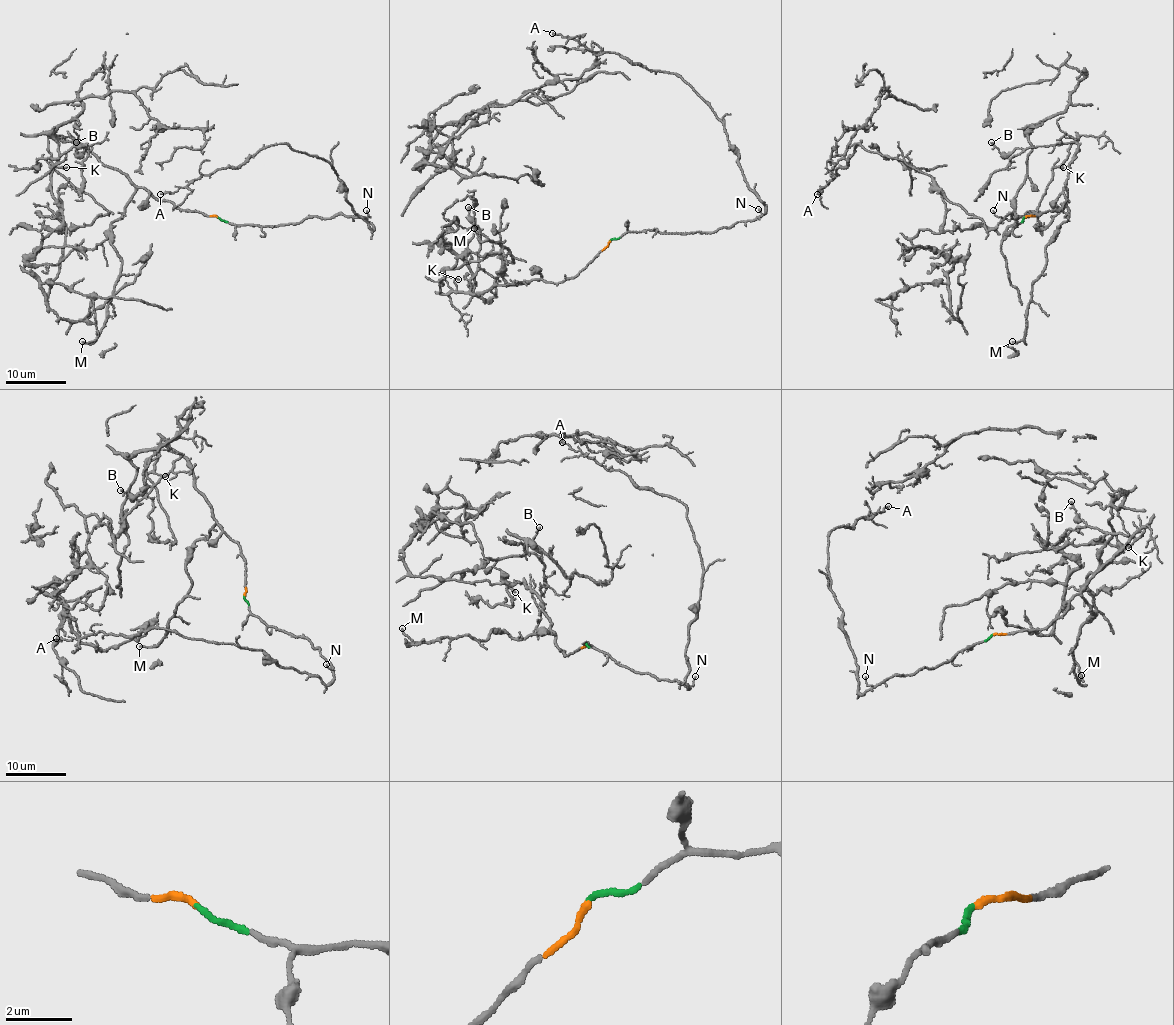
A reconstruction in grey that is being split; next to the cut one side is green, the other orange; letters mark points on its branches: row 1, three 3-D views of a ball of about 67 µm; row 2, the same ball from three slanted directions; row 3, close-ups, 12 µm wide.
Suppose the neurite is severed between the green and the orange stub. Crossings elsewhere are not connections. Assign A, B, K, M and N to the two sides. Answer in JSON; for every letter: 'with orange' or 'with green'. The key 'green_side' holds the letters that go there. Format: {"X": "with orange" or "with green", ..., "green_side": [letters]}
{"A": "with green", "B": "with orange", "K": "with orange", "M": "with orange", "N": "with green", "green_side": ["A", "N"]}

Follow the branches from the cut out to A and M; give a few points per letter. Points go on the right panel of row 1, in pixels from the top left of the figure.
A: (1024, 217), (1013, 226), (1016, 217), (1010, 214), (988, 230), (947, 199), (928, 175), (860, 143), (817, 194)
M: (1025, 217), (1061, 209), (1067, 191), (1069, 218), (1046, 247), (1027, 328), (1012, 341)

